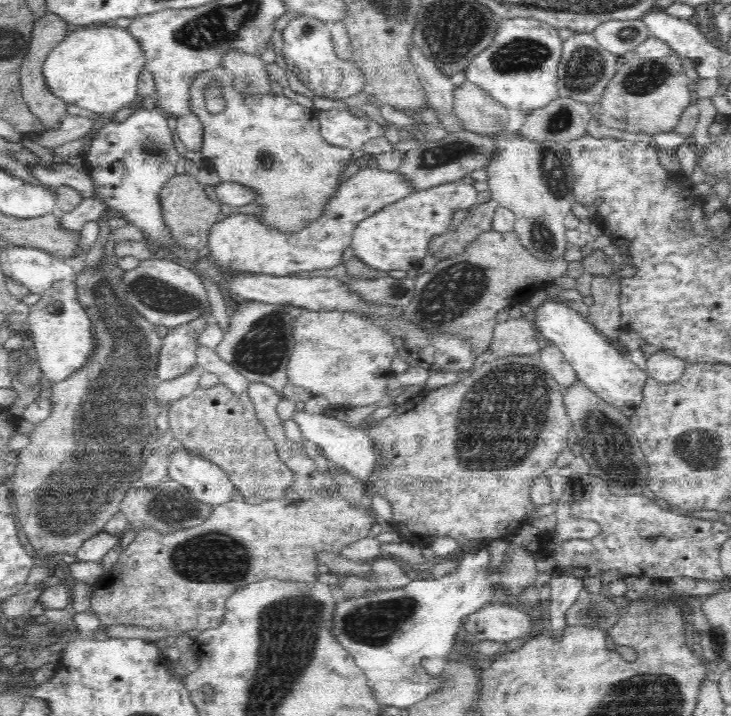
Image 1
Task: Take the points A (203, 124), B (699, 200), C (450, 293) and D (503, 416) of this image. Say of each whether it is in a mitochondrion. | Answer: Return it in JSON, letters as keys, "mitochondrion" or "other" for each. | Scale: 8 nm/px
{"A":"other","B":"other","C":"mitochondrion","D":"mitochondrion"}

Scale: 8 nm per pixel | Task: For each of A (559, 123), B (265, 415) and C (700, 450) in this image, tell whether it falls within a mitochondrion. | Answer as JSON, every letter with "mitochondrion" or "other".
{"A":"mitochondrion","B":"other","C":"mitochondrion"}

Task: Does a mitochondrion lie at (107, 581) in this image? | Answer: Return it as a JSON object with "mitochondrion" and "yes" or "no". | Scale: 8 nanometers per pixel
{"mitochondrion":"no"}

